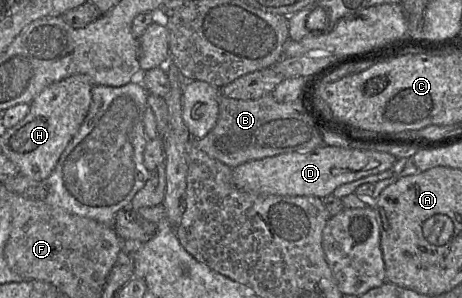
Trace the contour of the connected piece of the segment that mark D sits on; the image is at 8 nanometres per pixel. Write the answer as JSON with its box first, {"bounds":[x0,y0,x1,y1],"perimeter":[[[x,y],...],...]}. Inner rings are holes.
{"bounds":[232,146,396,198],"perimeter":[[[322,146],[305,152],[290,152],[252,160],[232,169],[232,179],[237,188],[261,195],[314,196],[324,198],[340,185],[381,173],[391,168],[396,157],[389,153]]]}

